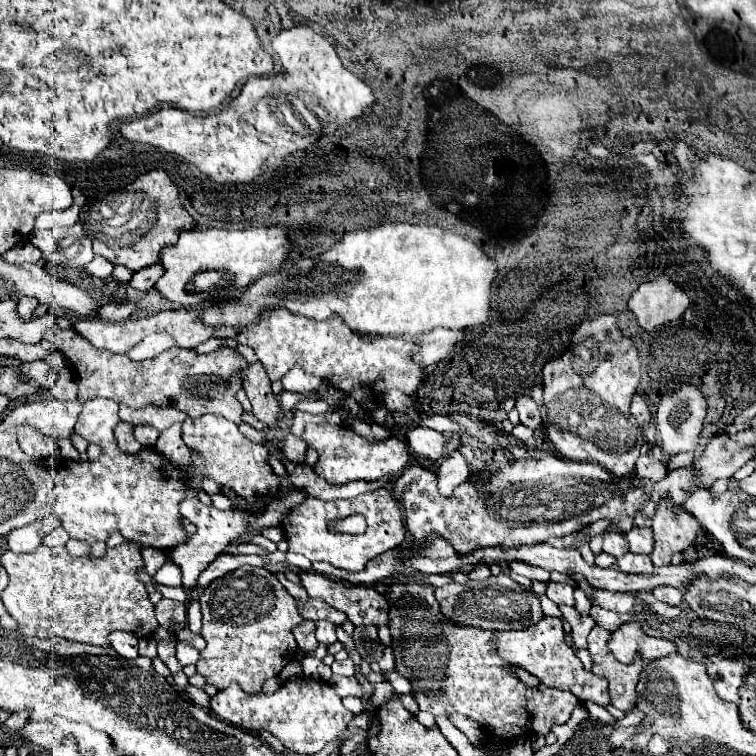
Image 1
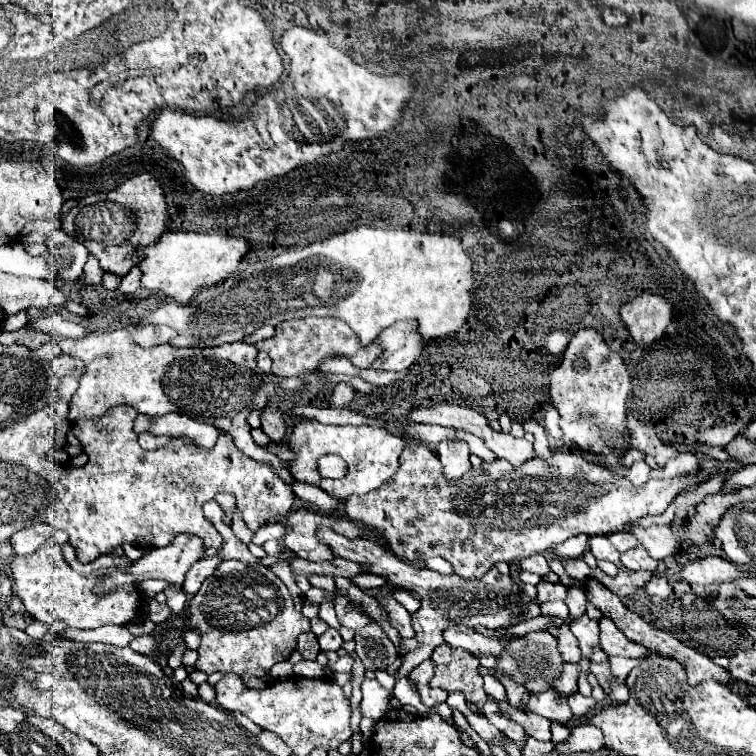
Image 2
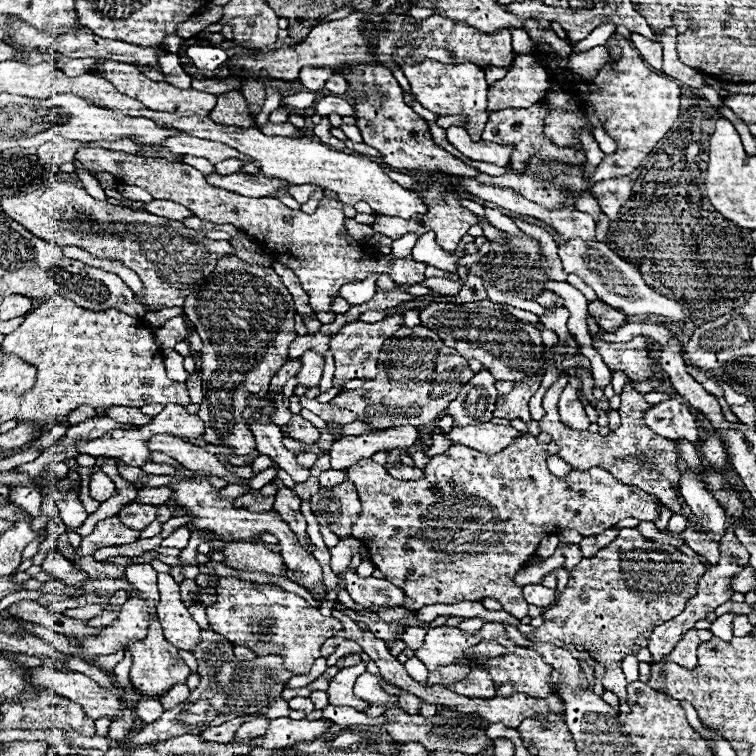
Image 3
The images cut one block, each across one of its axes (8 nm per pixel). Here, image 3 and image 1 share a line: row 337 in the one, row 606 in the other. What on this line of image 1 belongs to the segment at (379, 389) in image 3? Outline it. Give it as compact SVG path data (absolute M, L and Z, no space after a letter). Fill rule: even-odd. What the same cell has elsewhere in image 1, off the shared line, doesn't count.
M392 582L390 592L386 594L392 600L392 608L398 608L404 612L404 616L392 616L390 630L394 634L394 656L396 656L396 672L404 678L408 678L414 686L414 698L420 706L420 710L428 710L434 716L440 714L464 714L466 718L478 722L490 736L502 736L506 742L512 742L514 738L522 734L532 734L538 730L540 734L548 734L554 724L564 724L574 706L578 704L576 696L572 692L564 692L558 688L548 688L540 686L540 690L530 690L526 688L510 670L504 670L508 664L492 648L488 648L488 640L492 638L492 630L480 630L480 628L468 628L468 626L454 626L450 624L438 610L438 602L432 594L434 586L426 584L408 584L408 582ZM418 670L428 670L428 676L412 676L412 672Z

